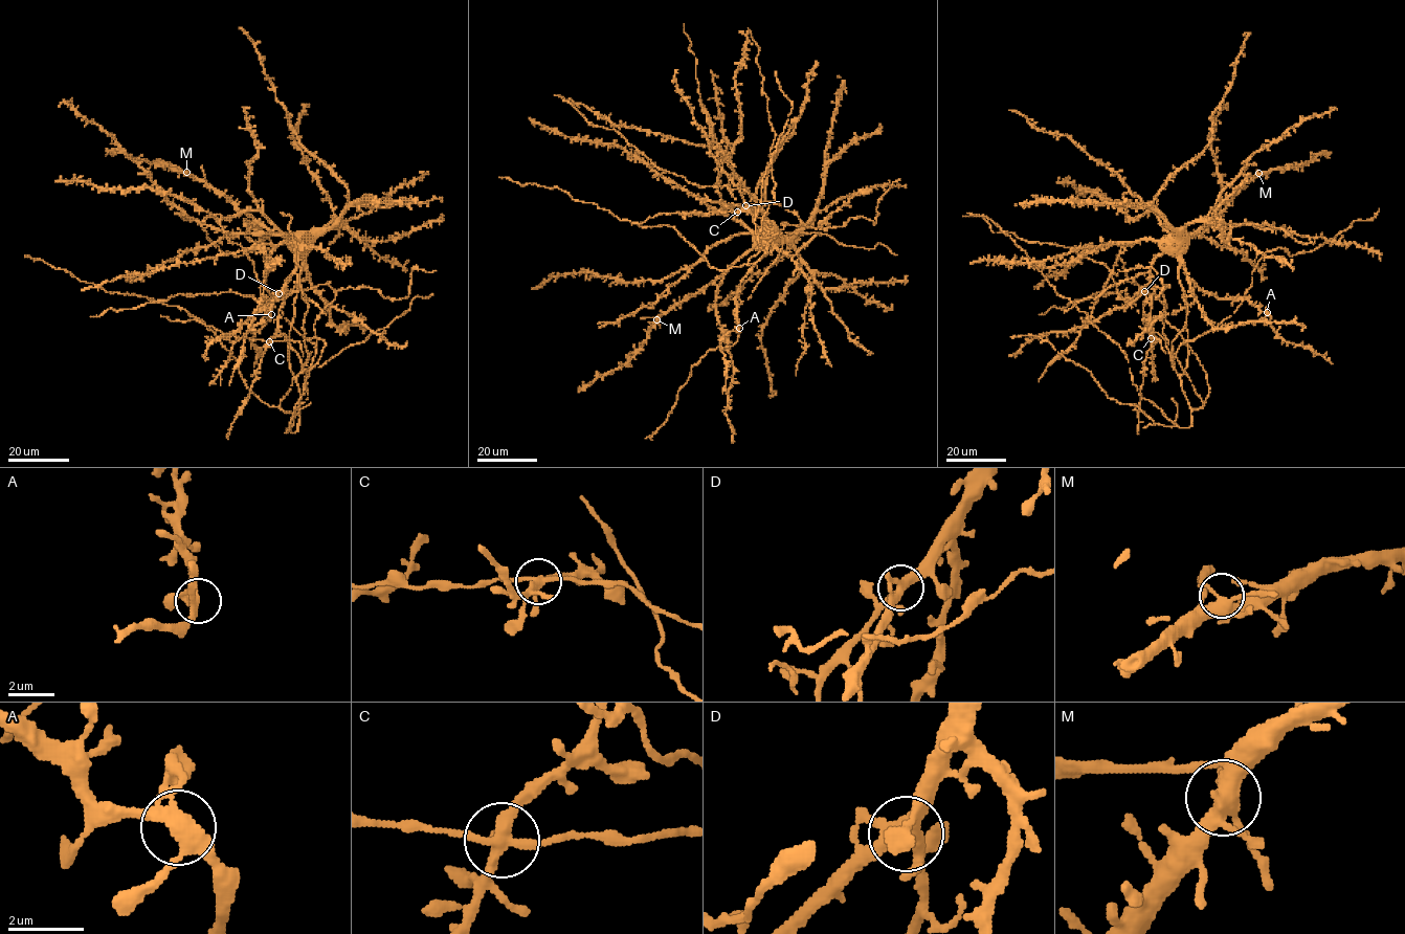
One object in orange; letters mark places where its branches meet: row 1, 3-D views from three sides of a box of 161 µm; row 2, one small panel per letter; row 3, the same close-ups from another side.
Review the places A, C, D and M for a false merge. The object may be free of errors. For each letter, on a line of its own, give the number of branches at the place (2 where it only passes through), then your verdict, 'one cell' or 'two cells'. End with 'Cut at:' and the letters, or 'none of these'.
A: 5 branches meet; one cell
C: 5 branches meet; one cell
D: 4 branches meet; one cell
M: 5 branches meet; one cell
Cut at: none of these

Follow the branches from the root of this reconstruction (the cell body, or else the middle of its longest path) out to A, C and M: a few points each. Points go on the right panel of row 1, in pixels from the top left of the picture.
A: (1166, 240), (1165, 245), (1201, 289), (1218, 298), (1247, 298), (1267, 312)
C: (1166, 240), (1165, 249), (1155, 258), (1151, 269), (1150, 338)
M: (1166, 240), (1195, 235), (1258, 173)

